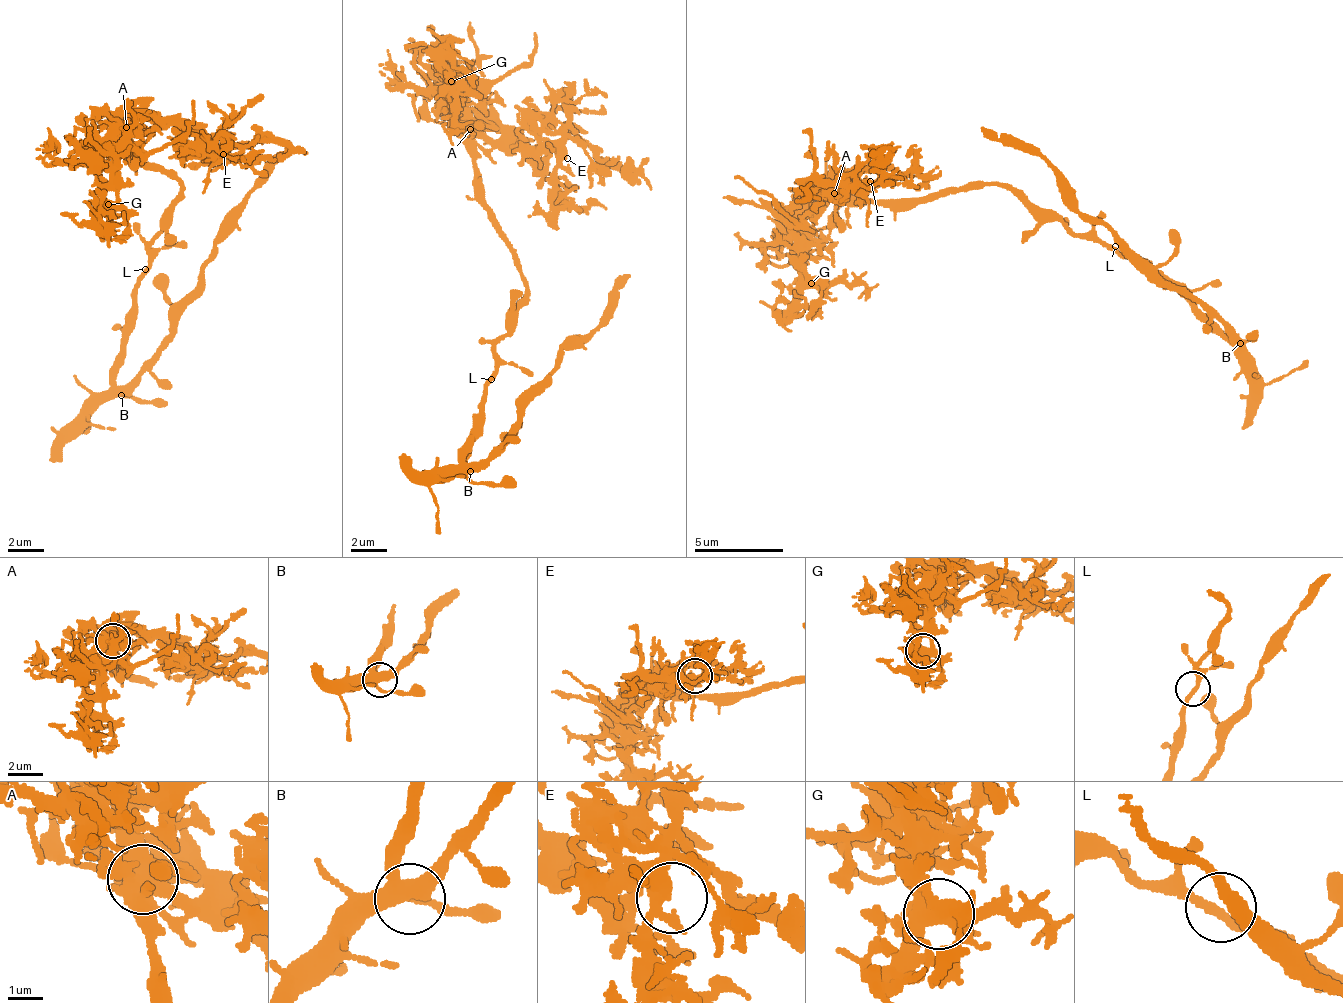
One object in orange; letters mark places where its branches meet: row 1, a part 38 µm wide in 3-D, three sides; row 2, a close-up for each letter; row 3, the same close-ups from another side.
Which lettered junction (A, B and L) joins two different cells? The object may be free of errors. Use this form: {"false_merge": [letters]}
{"false_merge": ["A"]}

